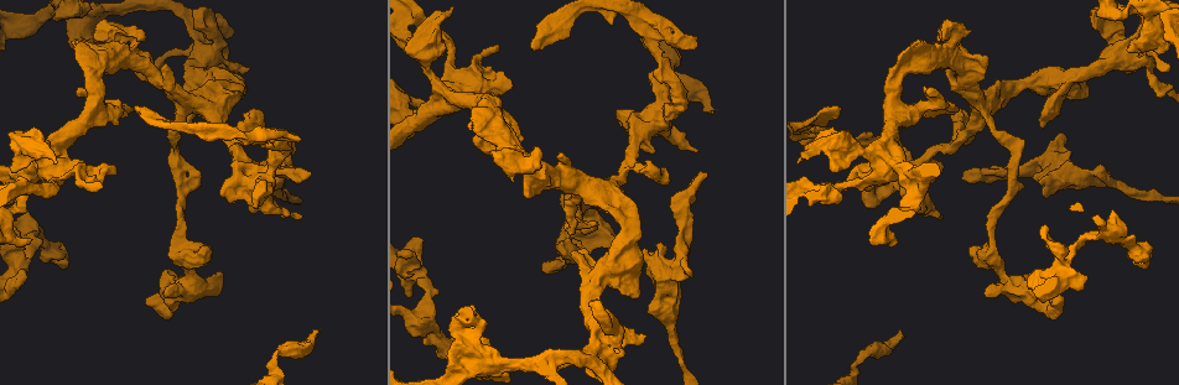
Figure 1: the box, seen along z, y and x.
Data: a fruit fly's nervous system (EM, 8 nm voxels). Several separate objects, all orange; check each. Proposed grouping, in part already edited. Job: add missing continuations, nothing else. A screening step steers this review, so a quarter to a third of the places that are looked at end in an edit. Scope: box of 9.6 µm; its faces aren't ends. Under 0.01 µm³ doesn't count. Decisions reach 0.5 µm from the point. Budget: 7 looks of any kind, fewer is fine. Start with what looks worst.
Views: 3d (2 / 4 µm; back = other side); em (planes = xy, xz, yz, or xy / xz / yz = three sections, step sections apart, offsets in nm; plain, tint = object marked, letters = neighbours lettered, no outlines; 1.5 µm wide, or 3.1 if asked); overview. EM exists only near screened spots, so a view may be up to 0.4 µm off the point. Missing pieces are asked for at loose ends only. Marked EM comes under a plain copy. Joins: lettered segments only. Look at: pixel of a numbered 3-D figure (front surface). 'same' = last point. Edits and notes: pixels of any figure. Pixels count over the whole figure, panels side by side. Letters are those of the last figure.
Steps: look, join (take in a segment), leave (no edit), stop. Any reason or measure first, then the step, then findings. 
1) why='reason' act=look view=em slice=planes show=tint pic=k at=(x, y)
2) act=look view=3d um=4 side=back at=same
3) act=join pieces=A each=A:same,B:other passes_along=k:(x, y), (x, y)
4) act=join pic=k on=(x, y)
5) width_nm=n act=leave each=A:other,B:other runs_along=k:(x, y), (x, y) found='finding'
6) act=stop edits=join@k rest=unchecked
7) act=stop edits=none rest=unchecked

act=look view=3d um=4 pic=1 at=(711, 112)

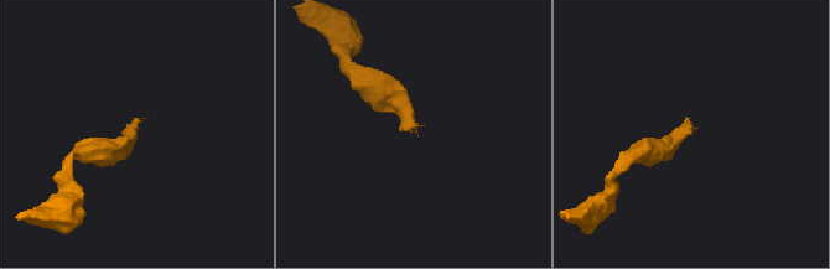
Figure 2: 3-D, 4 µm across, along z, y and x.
why='shape alone is not enough' act=look view=em slice=yz step=4 show=tint pic=2 at=(140, 119)

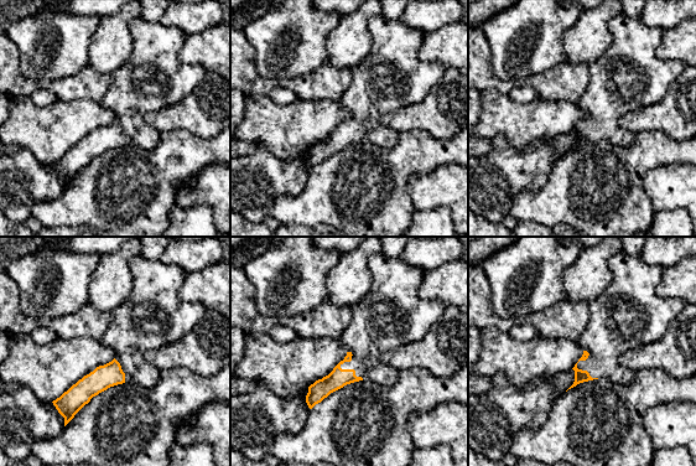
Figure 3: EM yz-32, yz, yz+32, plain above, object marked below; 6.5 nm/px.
act=look view=em slice=planes show=letters at=same

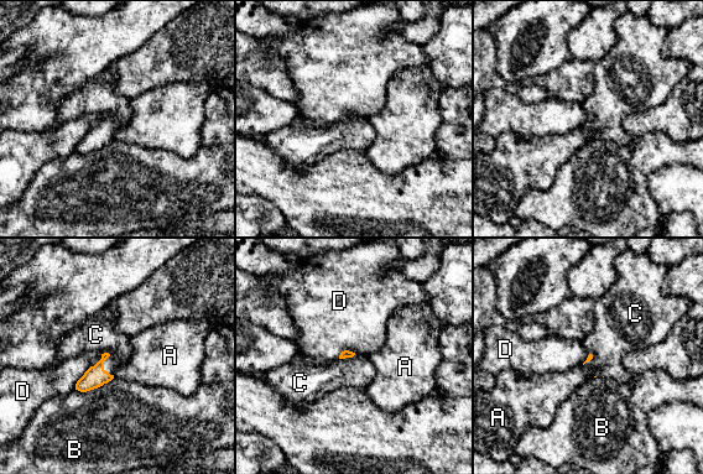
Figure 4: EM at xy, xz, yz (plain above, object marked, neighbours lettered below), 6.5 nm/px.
act=join pieces=C each=A:other,B:other,C:same,D:other passes_along=4:(95, 376), (103, 364), (95, 334) found='the neuron continues'

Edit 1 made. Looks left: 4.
act=look view=overview

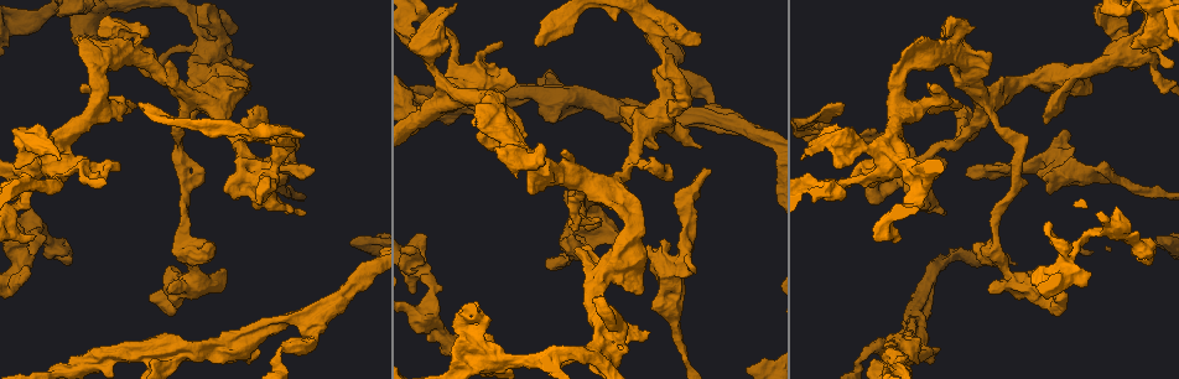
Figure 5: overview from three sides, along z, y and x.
why='an open end' act=look view=em slice=planes show=letters pic=5 at=(865, 132)

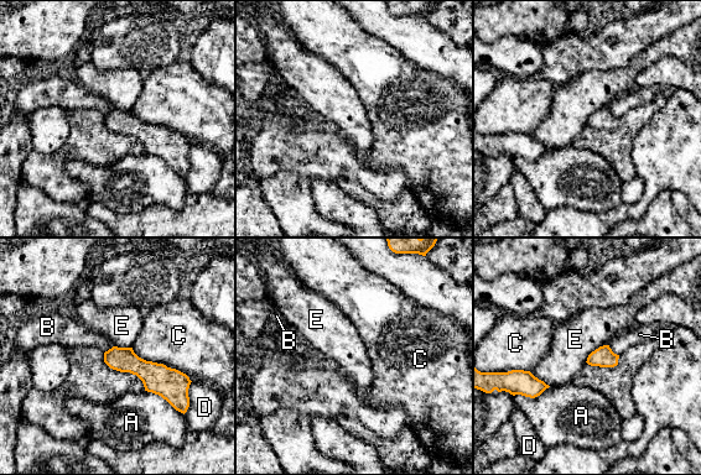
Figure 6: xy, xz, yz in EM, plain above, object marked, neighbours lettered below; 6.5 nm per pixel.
act=leave each=A:other,B:other,C:other,D:other,E:other border=6:(607, 344), (596, 348), (585, 361) found='no lettered segment goes on from it'

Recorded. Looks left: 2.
why='branch stops here' act=look view=em slice=planes show=letters pic=5 at=(973, 248)

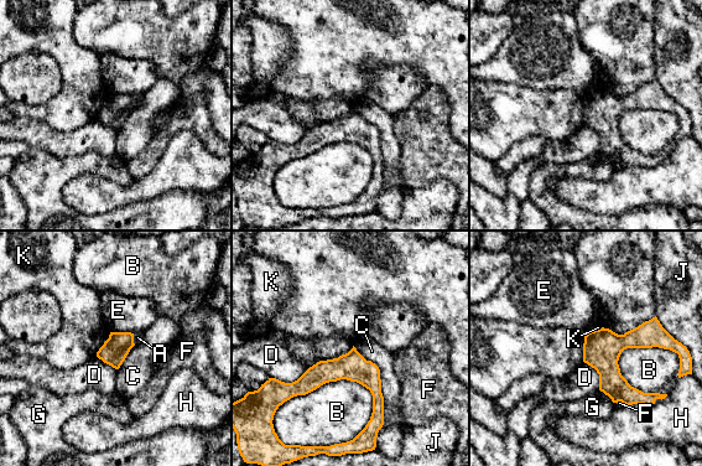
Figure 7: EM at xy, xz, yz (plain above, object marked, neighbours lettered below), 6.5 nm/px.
act=leave each=A:other,B:other,C:other,D:other,E:other,F:other,G:other,H:other,J:other,K:other found='none of them fits'

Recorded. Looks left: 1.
act=stop edits=join@4 rest=unchecked

